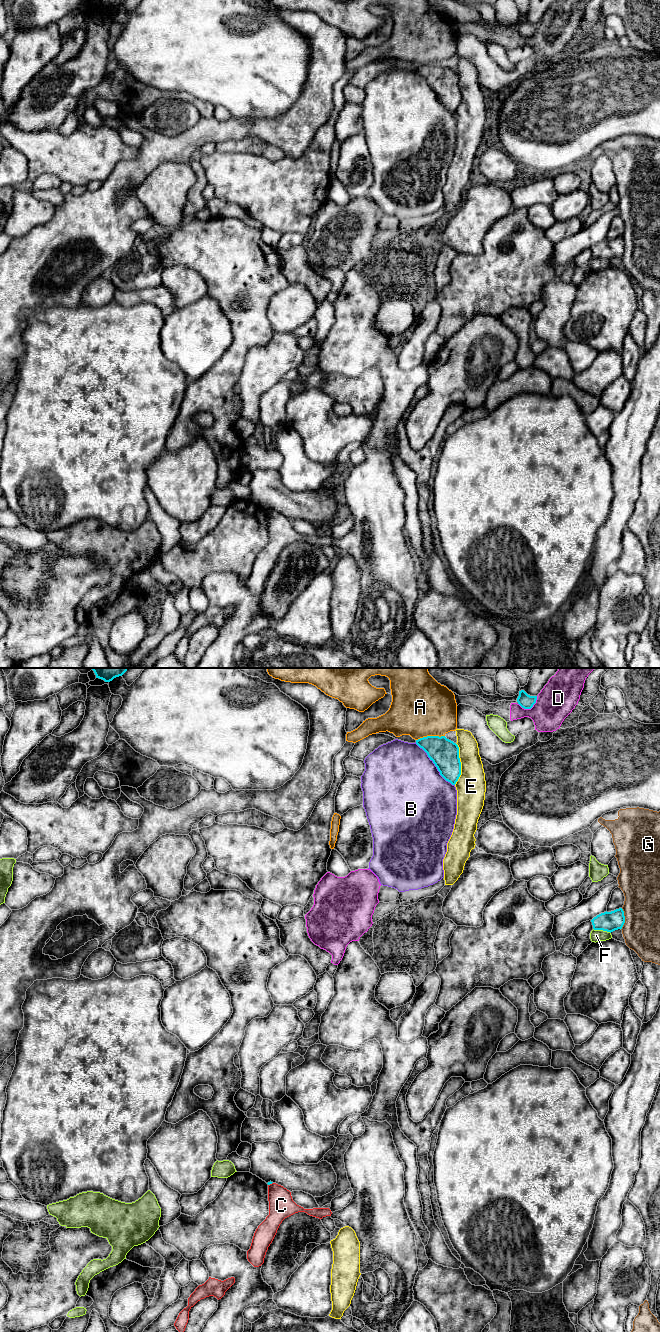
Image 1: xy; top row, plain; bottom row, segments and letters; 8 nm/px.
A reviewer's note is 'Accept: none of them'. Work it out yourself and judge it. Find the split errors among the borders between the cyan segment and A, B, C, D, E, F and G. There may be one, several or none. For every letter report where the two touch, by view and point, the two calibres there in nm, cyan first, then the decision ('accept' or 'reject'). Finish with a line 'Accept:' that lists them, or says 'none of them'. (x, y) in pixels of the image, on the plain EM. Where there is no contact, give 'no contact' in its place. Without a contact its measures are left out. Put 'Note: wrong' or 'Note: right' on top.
Note: right
A: xy (430, 64) | 240/480 nm | reject
B: xy (435, 93) | 240/500 nm | reject
C: xy (270, 511) | 20/200 nm | reject
D: xy (530, 36) | 120/300 nm | reject
E: xy (460, 92) | 240/240 nm | reject
F: xy (602, 257) | 160/100 nm | reject
G: xy (624, 247) | 160/300 nm | reject
Accept: none of them

